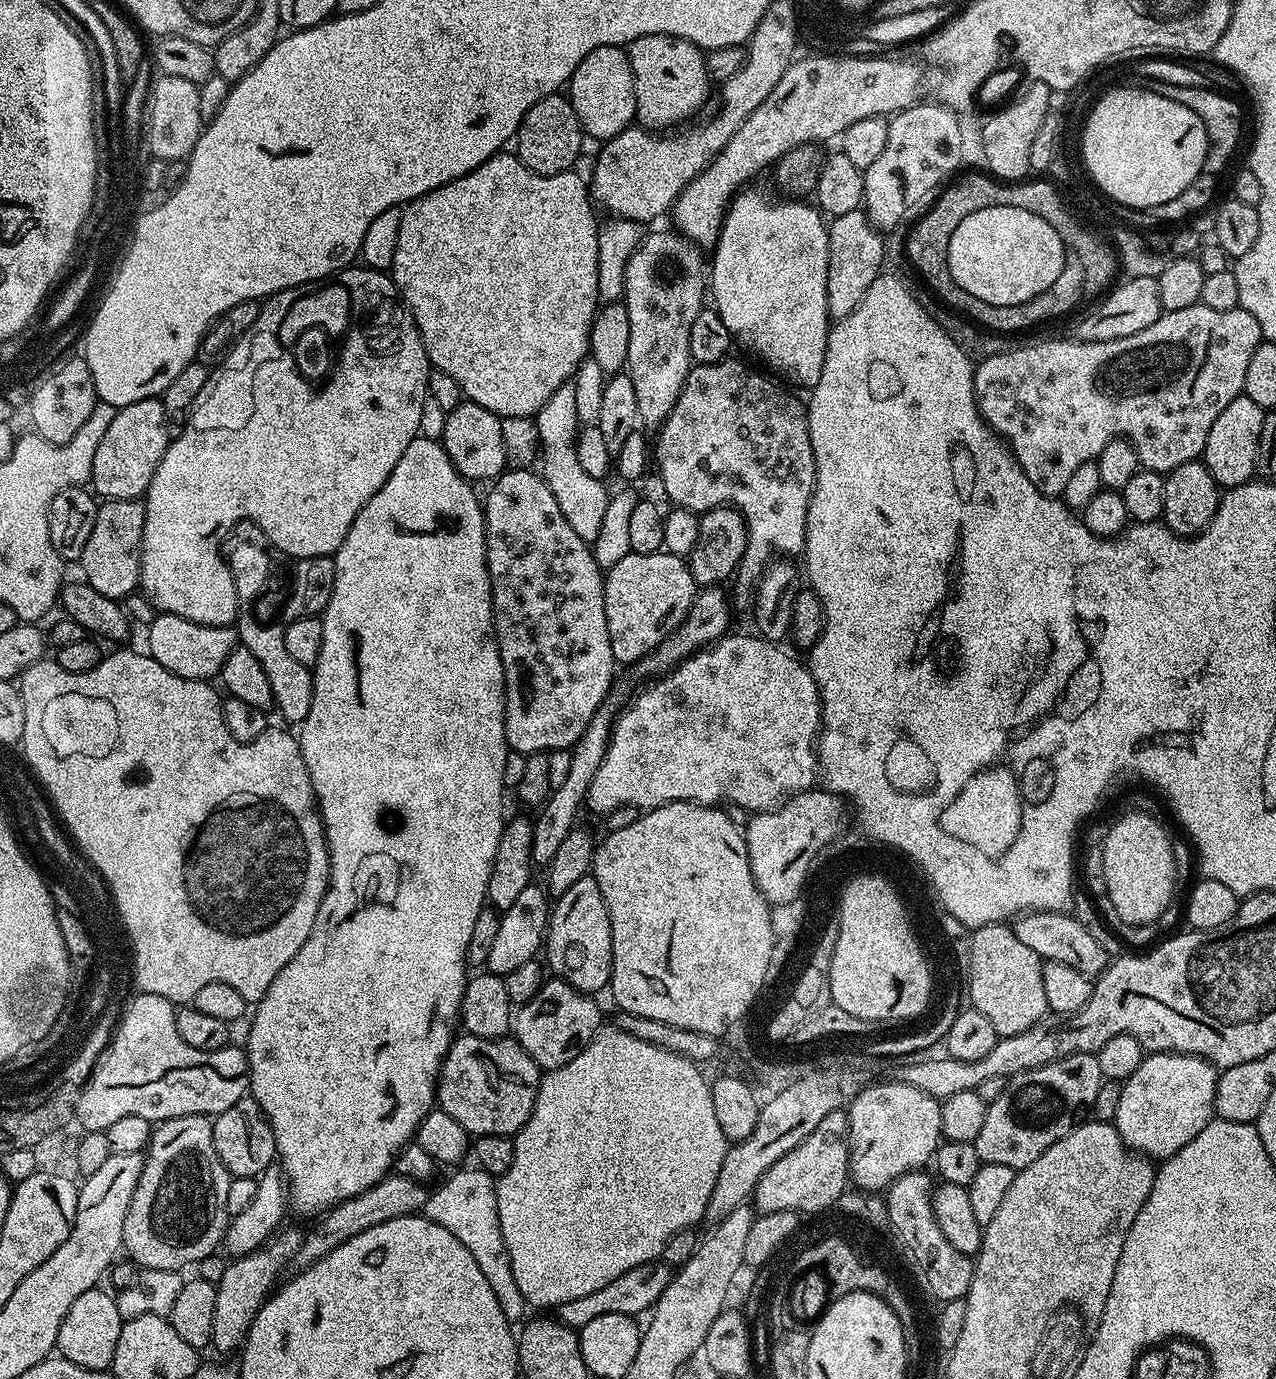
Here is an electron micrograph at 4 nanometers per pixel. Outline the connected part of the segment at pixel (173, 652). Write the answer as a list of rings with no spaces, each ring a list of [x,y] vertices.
[[[169,612],[153,615],[147,628],[148,655],[154,657],[162,666],[166,666],[166,670],[187,680],[208,682],[219,677],[226,658],[230,658],[230,654],[238,647],[235,627],[226,624],[222,626],[195,624]]]

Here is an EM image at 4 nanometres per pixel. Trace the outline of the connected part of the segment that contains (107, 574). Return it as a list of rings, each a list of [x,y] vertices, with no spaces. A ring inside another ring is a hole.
[[[104,500],[97,507],[94,530],[90,530],[90,539],[78,564],[84,567],[83,579],[94,586],[98,594],[106,594],[106,598],[120,602],[137,591],[143,529],[144,505],[140,500]]]

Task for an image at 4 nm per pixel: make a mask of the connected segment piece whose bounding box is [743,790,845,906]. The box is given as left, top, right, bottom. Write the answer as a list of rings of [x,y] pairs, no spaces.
[[[816,791],[798,792],[771,810],[755,813],[743,829],[754,882],[769,905],[778,906],[786,900],[791,902],[792,897],[800,897],[805,891],[800,884],[801,876],[812,852],[840,828],[845,801],[833,792]]]

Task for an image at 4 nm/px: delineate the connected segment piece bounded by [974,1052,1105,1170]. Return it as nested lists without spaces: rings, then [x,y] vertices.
[[[1075,1052],[1073,1056],[1011,1077],[1002,1094],[988,1104],[986,1122],[982,1122],[982,1130],[974,1141],[978,1158],[985,1164],[1001,1164],[1017,1170],[1030,1166],[1030,1162],[1037,1160],[1046,1149],[1054,1146],[1054,1142],[1076,1127],[1081,1119],[1080,1112],[1088,1112],[1093,1107],[1104,1081],[1102,1066],[1098,1066],[1098,1058],[1091,1052]]]

